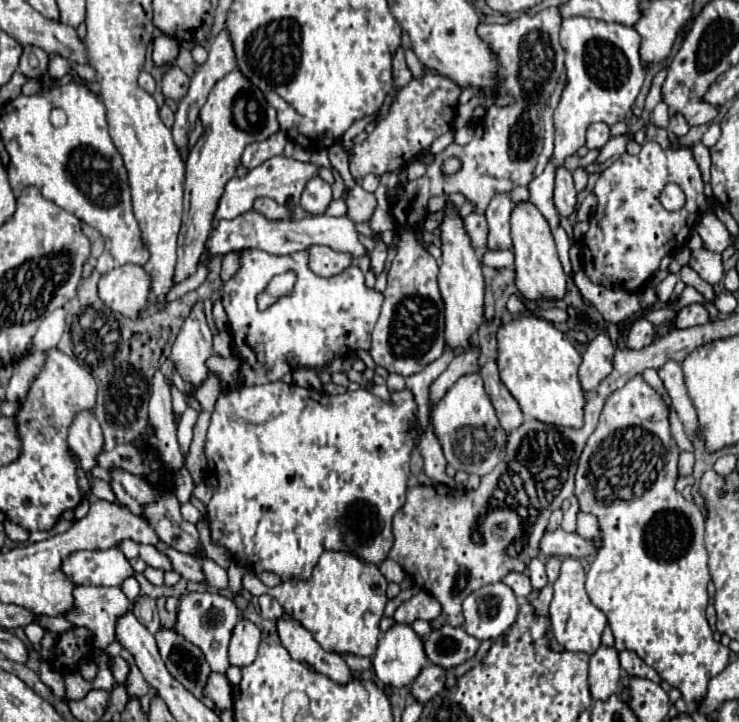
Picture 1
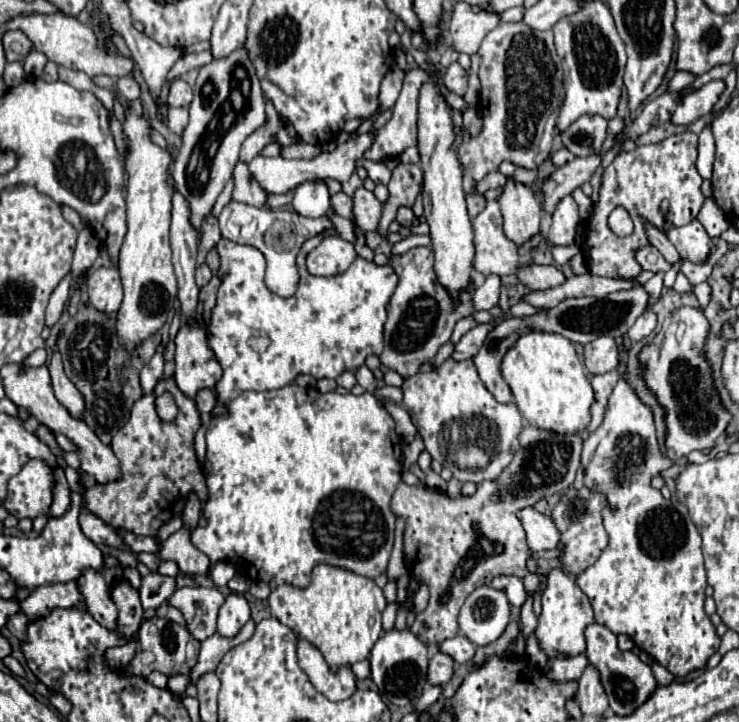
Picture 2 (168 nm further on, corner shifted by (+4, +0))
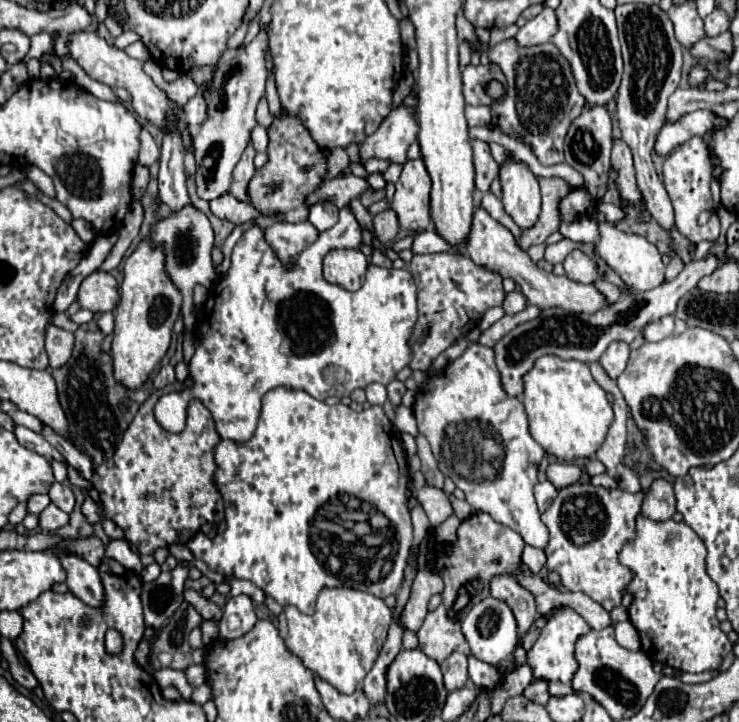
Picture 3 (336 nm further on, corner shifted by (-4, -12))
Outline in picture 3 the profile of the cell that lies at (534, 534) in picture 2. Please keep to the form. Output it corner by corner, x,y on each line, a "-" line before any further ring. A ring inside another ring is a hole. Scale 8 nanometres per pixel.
482,344
468,346
460,358
420,386
412,410
420,434
426,436
438,460
438,470
452,478
456,488
466,494
468,504
516,530
526,544
544,550
548,528
540,520
532,492
544,448
530,436
520,398
506,396
494,364
494,350

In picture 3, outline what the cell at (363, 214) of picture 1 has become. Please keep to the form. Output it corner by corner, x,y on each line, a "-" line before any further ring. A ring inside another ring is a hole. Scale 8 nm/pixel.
384,210
374,216
374,234
382,244
392,244
396,234
398,234
398,216
394,210

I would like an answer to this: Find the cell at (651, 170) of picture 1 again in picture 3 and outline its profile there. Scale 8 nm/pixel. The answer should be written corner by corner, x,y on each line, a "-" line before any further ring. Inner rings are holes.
692,138
678,146
664,162
664,186
674,206
676,228
694,244
702,240
716,240
720,236
720,220
712,212
706,224
698,224
698,216
706,210
714,210
712,194
710,194
710,178
712,178
712,164
708,158
708,146
702,138

